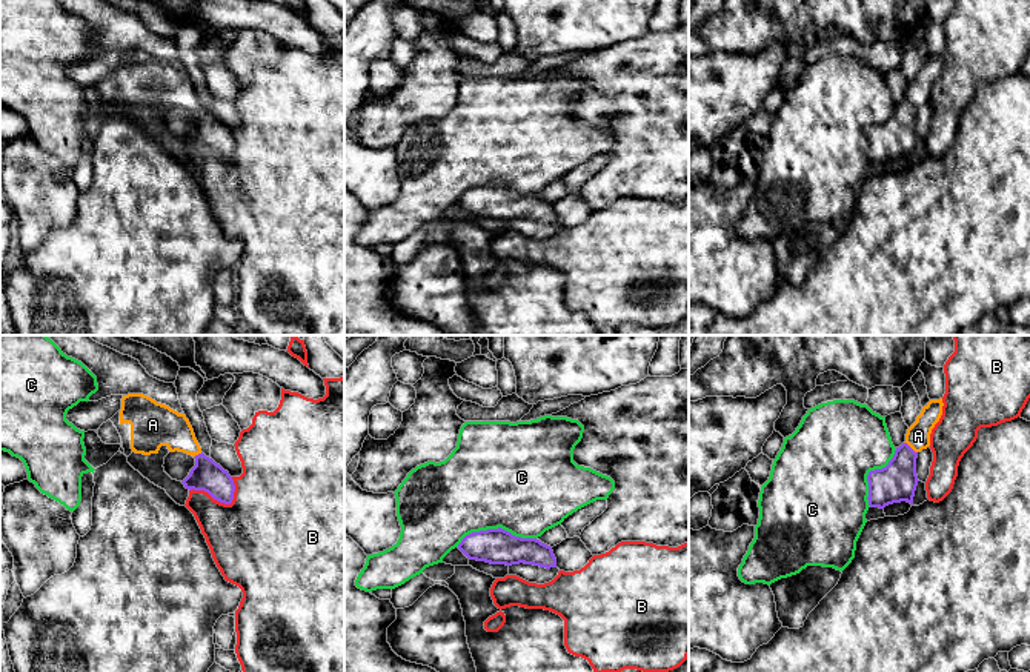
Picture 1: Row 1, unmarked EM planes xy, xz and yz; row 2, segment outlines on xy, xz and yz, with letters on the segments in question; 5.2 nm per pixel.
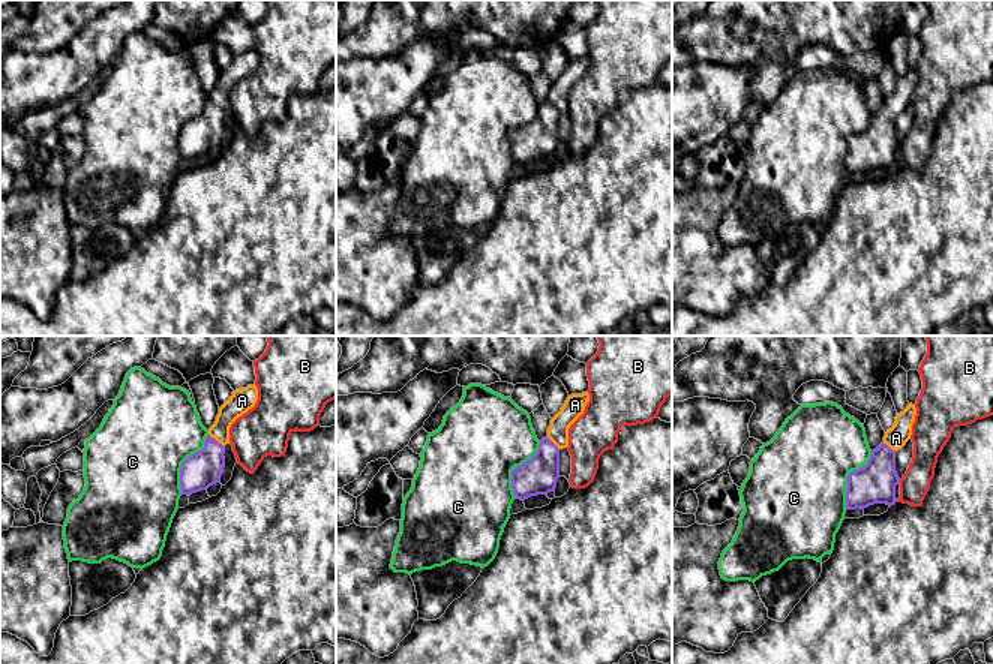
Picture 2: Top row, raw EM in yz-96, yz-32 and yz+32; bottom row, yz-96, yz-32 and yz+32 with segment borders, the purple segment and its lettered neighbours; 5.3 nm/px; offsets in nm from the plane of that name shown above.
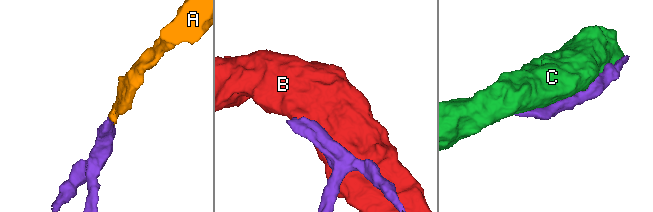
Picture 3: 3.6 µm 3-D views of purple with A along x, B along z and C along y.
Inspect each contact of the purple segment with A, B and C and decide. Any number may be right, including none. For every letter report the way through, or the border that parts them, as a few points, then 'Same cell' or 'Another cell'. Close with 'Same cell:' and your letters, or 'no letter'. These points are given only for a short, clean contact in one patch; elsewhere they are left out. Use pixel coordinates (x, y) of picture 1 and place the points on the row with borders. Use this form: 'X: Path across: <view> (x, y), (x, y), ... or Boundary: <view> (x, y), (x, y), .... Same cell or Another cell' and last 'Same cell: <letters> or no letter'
A: Path across: yz (897, 482), (909, 446), (918, 435). Same cell
B: Another cell
C: Another cell
Same cell: A

